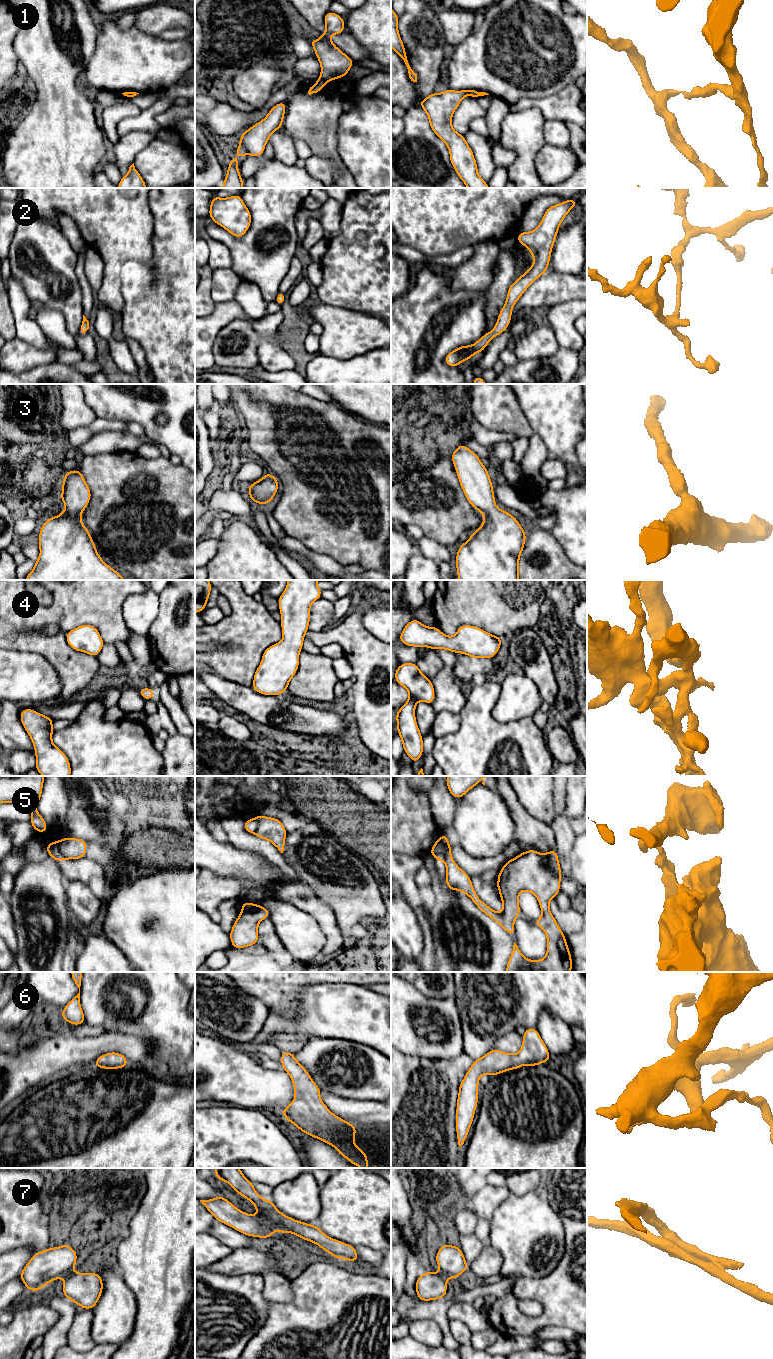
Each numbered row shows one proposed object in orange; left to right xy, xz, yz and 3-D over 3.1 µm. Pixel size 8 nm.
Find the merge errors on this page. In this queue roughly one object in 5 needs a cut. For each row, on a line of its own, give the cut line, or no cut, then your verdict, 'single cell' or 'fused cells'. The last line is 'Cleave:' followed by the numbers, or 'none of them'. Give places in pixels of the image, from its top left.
1: cut in xz along (320, 77), (325, 82); fused cells
2: no cut; single cell
3: no cut; single cell
4: no cut; single cell
5: cut in xy along (59, 841), (59, 851), (66, 858); fused cells
6: no cut; single cell
7: no cut; single cell
Cleave: 1, 5

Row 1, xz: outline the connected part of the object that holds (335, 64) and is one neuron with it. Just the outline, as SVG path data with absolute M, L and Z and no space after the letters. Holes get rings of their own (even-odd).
M332 12L324 16L325 33L320 33L318 40L309 40L314 48L318 61L321 64L320 78L325 82L345 77L354 61L337 48L329 39L330 35L340 34L345 31L344 18Z

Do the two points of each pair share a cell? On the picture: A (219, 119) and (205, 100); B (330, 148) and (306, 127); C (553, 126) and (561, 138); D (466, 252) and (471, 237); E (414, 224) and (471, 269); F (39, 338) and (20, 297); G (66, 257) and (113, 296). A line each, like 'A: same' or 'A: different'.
A: different
B: same
C: same
D: different
E: different
F: same
G: different

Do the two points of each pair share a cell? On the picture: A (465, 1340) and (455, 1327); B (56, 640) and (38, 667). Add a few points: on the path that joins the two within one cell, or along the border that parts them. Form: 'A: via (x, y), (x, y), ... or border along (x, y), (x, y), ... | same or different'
A: via (463, 1337), (458, 1330) | same
B: border along (21, 652), (40, 654), (54, 668), (58, 677) | different

